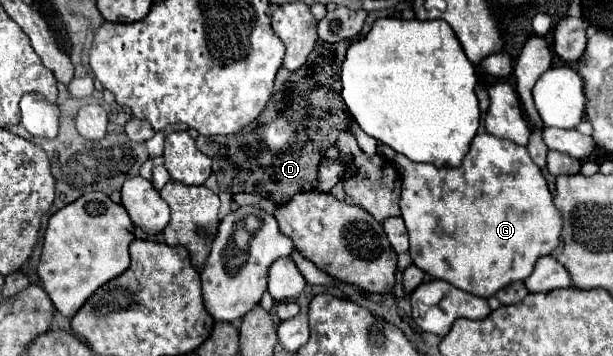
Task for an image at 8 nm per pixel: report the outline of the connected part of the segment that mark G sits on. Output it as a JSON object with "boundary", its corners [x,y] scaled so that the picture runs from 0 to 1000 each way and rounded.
{"boundary":[[[790,371],[773,382],[767,427],[747,472],[708,472],[708,461],[682,461],[653,433],[643,449],[656,483],[653,590],[669,657],[669,719],[701,775],[728,787],[757,820],[799,837],[825,798],[865,775],[874,730],[914,685],[917,601],[900,567],[881,472],[865,449],[855,410]]]}

